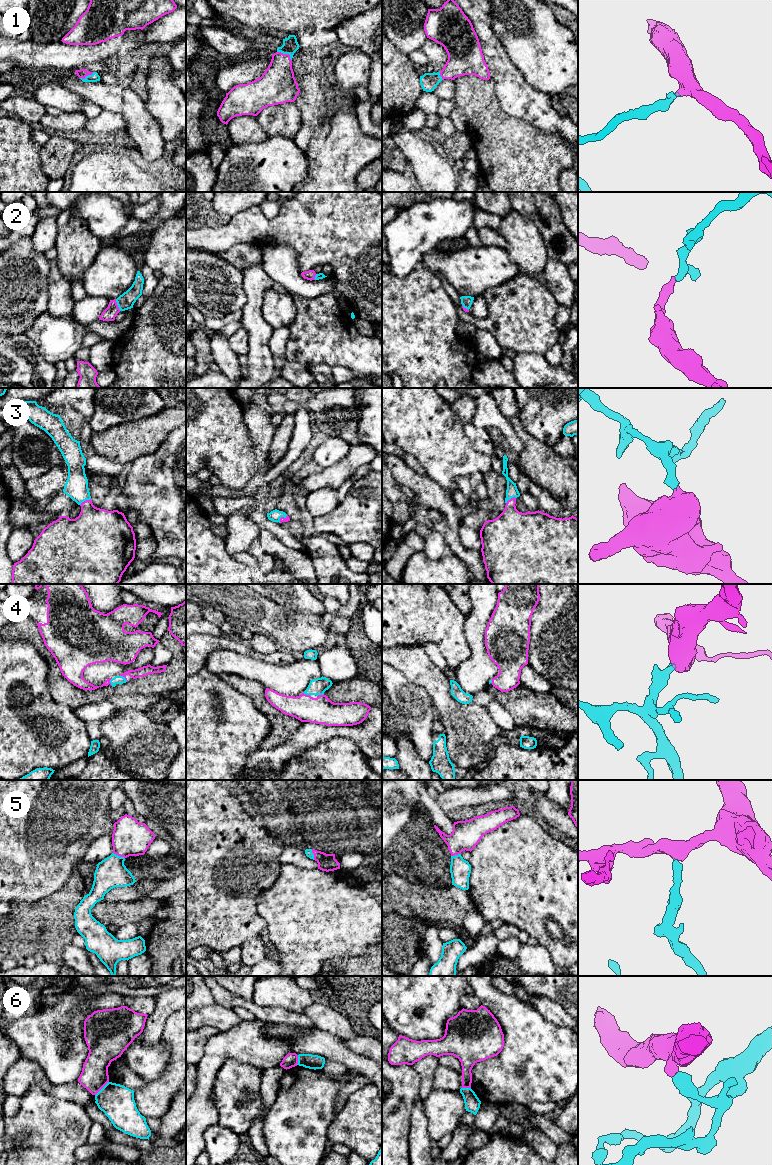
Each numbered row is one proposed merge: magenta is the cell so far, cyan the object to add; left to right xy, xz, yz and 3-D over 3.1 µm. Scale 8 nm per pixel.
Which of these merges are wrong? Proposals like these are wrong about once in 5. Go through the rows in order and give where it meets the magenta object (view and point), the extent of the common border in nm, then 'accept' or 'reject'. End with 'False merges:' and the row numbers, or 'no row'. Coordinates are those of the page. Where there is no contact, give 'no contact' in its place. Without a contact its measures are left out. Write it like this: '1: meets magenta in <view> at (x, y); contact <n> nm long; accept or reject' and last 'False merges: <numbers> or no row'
1: meets magenta in xz at (286, 54); contact 140 nm long; accept
2: meets magenta in xy at (117, 305); contact 100 nm long; accept
3: meets magenta in xy at (84, 501); contact 110 nm long; accept
4: meets magenta in xy at (123, 676); contact 90 nm long; accept
5: meets magenta in xy at (119, 855); contact 110 nm long; accept
6: meets magenta in xy at (102, 1087); contact 160 nm long; reject
False merges: 6

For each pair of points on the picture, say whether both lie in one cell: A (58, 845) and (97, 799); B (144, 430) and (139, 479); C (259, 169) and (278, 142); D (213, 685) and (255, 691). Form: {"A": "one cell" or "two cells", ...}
{"A": "one cell", "B": "two cells", "C": "one cell", "D": "two cells"}

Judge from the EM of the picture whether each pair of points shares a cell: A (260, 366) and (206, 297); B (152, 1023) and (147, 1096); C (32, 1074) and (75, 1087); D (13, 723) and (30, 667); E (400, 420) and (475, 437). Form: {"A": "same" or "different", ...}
{"A": "different", "B": "different", "C": "same", "D": "same", "E": "different"}

